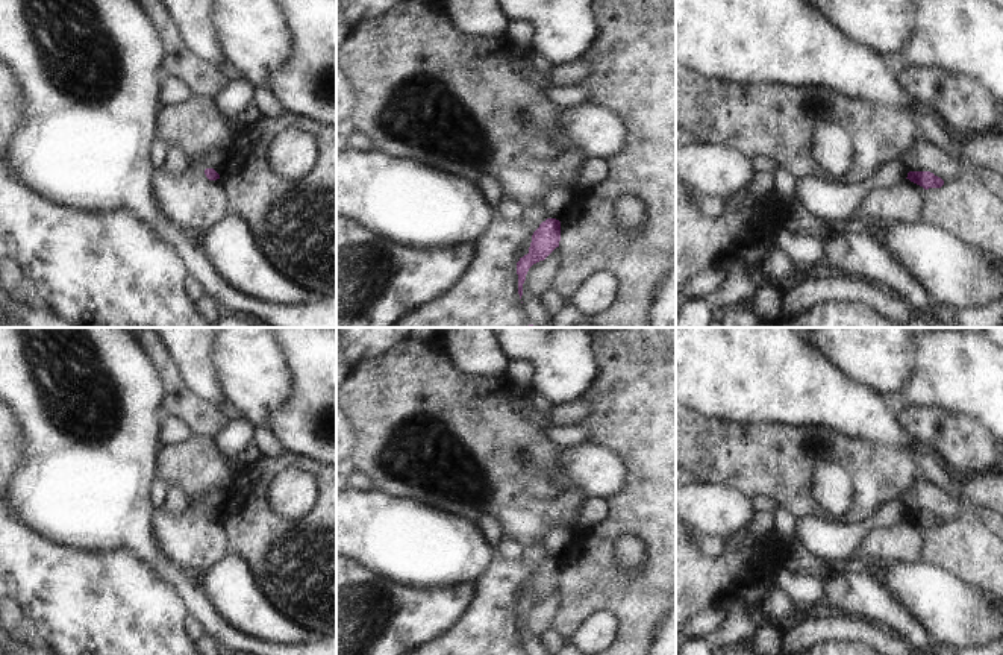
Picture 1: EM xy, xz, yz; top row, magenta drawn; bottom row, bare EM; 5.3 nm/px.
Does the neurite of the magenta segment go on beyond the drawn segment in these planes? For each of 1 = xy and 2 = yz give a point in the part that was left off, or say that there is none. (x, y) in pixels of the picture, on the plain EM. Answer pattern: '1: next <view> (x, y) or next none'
1: next none
2: next none

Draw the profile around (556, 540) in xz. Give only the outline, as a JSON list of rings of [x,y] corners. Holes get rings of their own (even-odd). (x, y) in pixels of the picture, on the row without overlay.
[[[556,525],[547,532],[542,546],[547,549],[550,558],[561,559],[564,550],[574,538],[576,537],[573,531],[564,528],[562,525]]]

